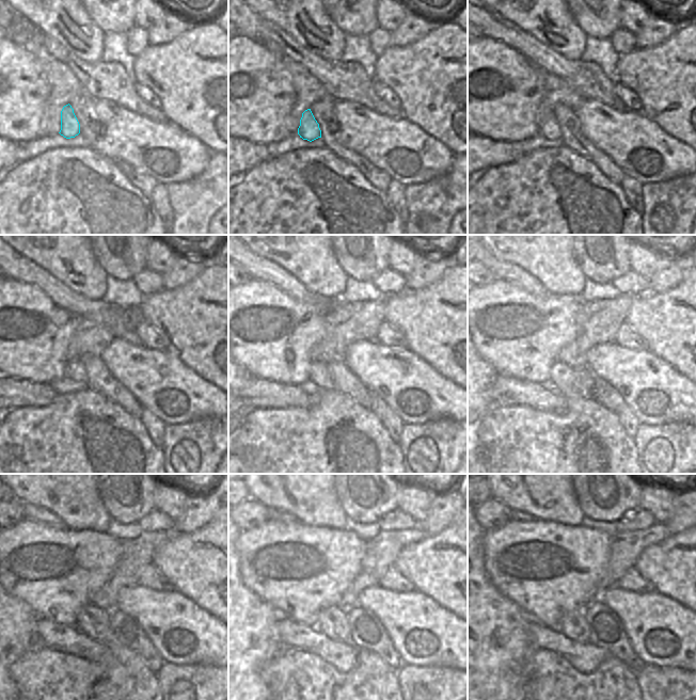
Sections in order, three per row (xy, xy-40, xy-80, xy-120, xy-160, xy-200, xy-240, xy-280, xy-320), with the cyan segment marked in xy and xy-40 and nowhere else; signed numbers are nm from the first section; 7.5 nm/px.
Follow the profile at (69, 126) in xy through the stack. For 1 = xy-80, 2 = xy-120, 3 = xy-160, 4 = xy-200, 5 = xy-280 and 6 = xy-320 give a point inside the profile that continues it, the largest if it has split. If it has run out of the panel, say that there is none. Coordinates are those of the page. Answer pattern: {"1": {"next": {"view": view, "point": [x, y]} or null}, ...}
{"1": {"next": {"view": "xy-80", "point": [550, 129]}}, "2": {"next": {"view": "xy-120", "point": [75, 370]}}, "3": {"next": {"view": "xy-160", "point": [318, 372]}}, "4": {"next": {"view": "xy-200", "point": [570, 382]}}, "5": {"next": {"view": "xy-280", "point": [332, 622]}}, "6": {"next": {"view": "xy-320", "point": [573, 625]}}}

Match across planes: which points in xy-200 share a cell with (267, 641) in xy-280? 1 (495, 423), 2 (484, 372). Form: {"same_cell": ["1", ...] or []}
{"same_cell": ["2"]}

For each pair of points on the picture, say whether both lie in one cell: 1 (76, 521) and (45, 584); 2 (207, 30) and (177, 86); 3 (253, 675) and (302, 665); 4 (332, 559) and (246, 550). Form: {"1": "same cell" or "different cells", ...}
{"1": "different cells", "2": "same cell", "3": "different cells", "4": "same cell"}

